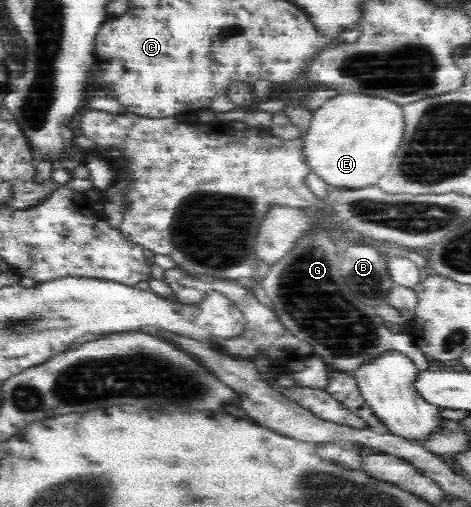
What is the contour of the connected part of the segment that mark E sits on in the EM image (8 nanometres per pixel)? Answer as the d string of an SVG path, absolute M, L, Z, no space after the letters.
M340 92L312 112L311 119L310 130L307 130L305 136L301 136L303 162L308 168L312 166L314 172L330 186L342 186L342 190L346 191L358 191L360 188L376 185L377 180L391 167L404 138L402 107L374 95Z

